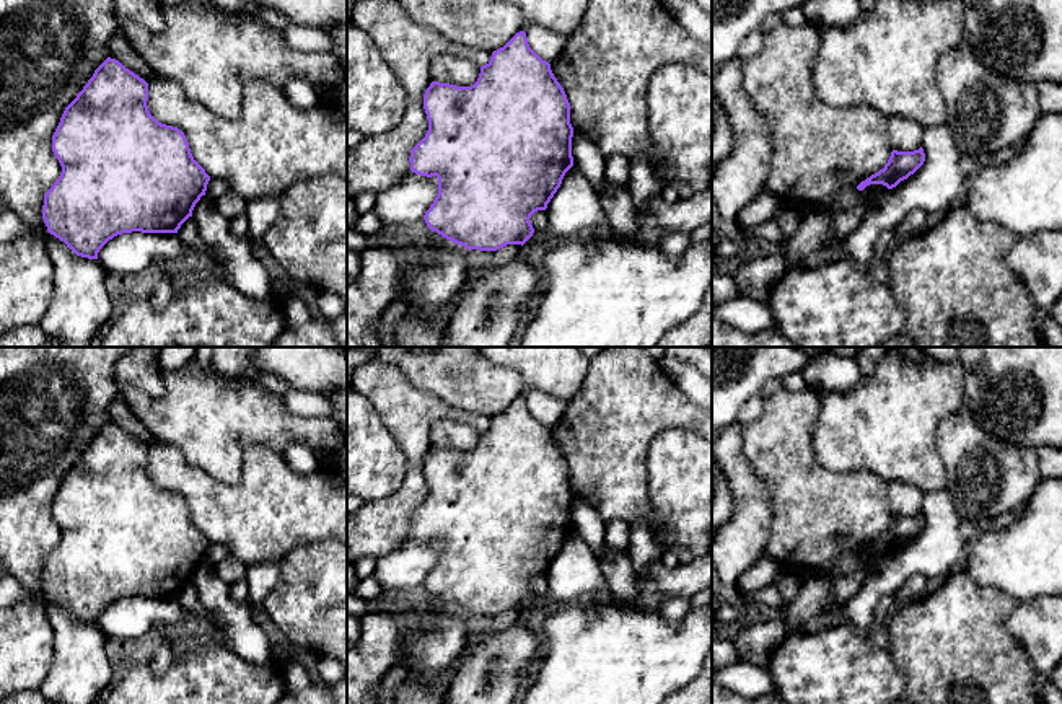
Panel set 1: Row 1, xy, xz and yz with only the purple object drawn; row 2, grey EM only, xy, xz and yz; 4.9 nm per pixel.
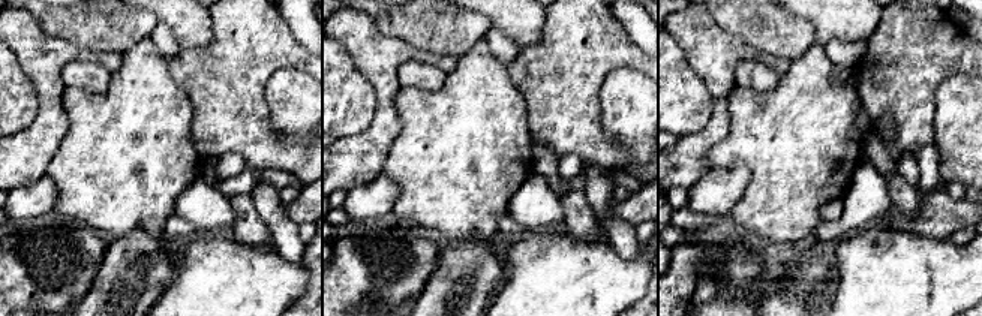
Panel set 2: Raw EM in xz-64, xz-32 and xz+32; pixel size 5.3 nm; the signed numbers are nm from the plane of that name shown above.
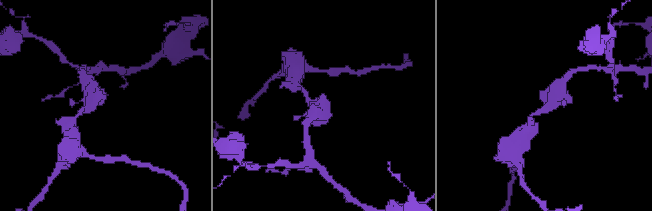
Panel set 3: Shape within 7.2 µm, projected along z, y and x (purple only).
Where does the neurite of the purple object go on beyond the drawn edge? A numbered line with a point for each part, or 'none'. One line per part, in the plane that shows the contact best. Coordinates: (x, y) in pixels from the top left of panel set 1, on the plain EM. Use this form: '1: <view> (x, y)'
none

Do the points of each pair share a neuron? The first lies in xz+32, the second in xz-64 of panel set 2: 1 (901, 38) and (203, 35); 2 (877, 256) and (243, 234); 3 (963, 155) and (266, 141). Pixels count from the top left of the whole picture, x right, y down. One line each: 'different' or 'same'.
1: different
2: different
3: different

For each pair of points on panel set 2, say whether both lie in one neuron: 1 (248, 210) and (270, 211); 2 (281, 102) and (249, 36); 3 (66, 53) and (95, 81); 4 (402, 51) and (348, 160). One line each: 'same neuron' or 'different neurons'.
1: different neurons
2: different neurons
3: different neurons
4: same neuron

